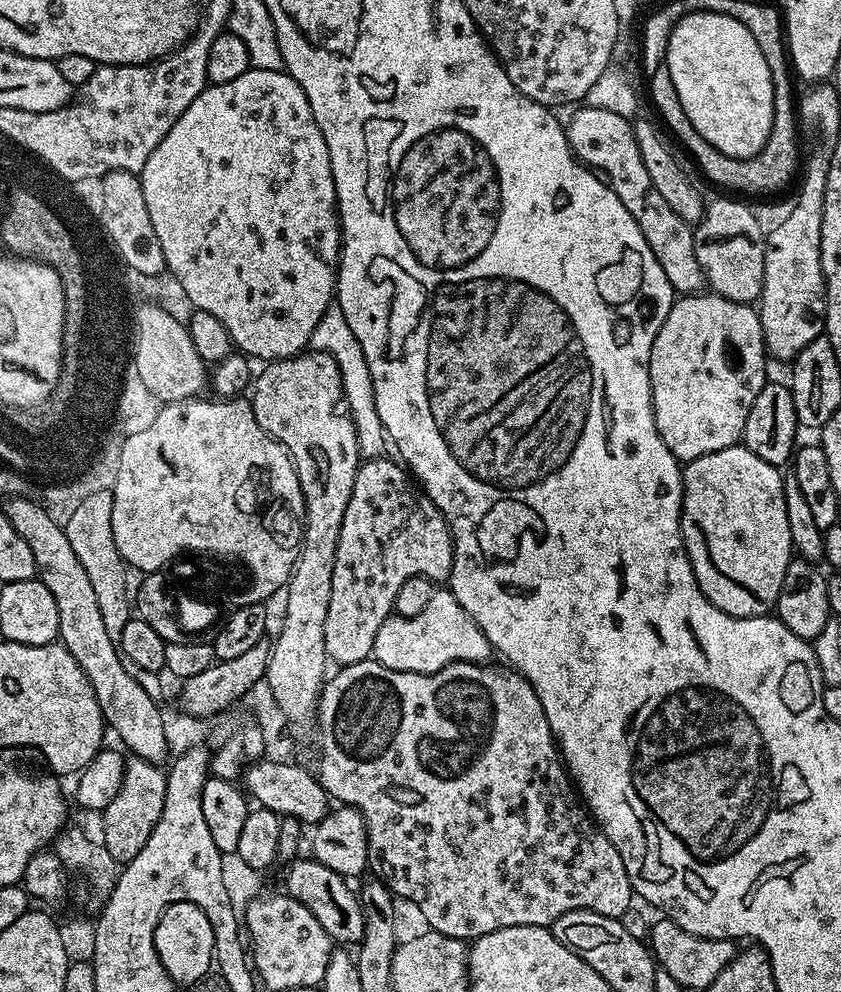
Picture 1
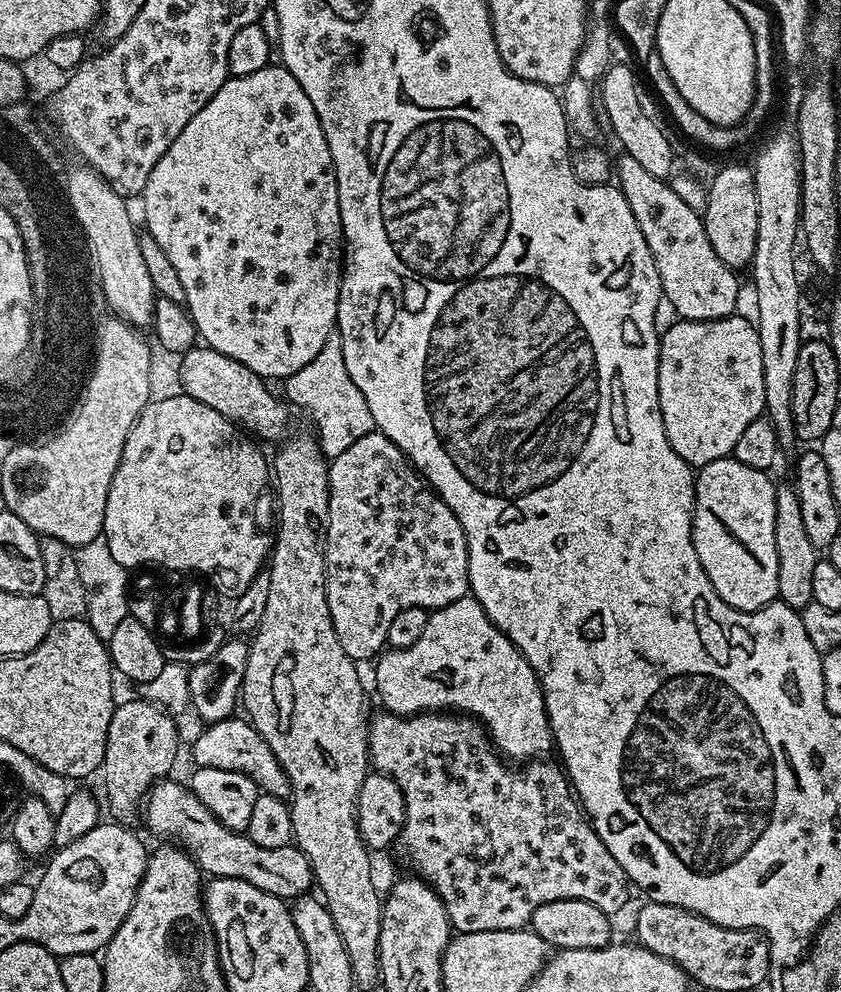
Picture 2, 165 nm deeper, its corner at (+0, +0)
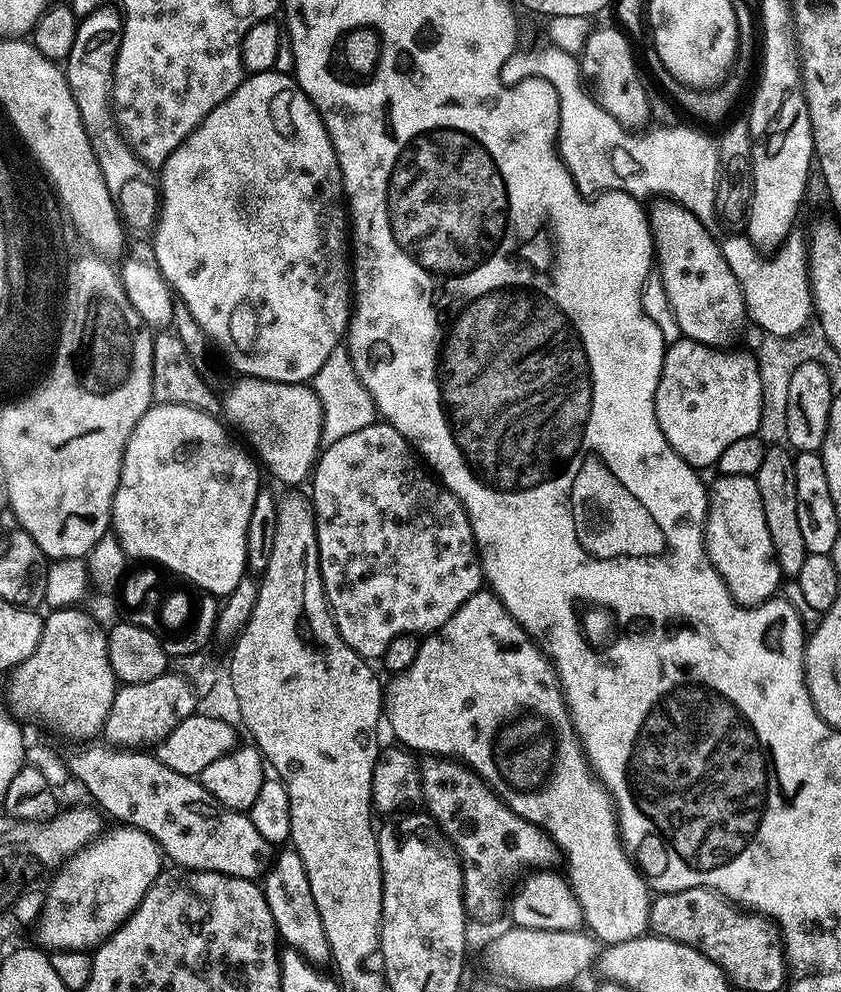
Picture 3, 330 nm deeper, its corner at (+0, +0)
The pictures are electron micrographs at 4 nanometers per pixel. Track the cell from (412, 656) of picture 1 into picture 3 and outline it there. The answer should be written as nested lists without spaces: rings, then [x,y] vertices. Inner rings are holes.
[[[481,590],[473,594],[466,602],[462,602],[462,606],[458,606],[456,613],[442,627],[437,628],[435,632],[425,635],[421,639],[418,658],[414,658],[414,662],[410,662],[410,666],[406,671],[395,673],[389,680],[392,681],[386,684],[383,689],[384,707],[382,712],[386,717],[386,724],[392,727],[393,734],[401,740],[397,741],[405,749],[416,754],[437,754],[459,758],[496,790],[496,793],[512,807],[514,814],[518,814],[522,818],[529,820],[531,824],[543,828],[555,841],[559,851],[563,855],[564,852],[568,855],[566,879],[572,885],[574,894],[582,906],[587,931],[597,941],[603,942],[605,945],[617,944],[618,942],[638,938],[649,931],[650,889],[648,881],[641,876],[639,868],[633,863],[629,853],[624,850],[620,830],[616,822],[616,810],[612,803],[612,797],[608,795],[604,785],[594,778],[592,769],[588,767],[588,757],[585,756],[584,749],[580,747],[580,739],[577,738],[572,725],[572,716],[568,713],[568,705],[565,704],[564,694],[560,690],[560,681],[556,678],[556,669],[552,667],[548,657],[533,644],[524,627],[509,614],[506,606],[499,600],[495,592]]]

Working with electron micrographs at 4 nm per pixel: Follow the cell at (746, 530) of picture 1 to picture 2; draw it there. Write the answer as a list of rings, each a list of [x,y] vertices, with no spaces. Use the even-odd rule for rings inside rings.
[[[731,455],[703,465],[694,476],[694,550],[714,590],[739,612],[756,612],[778,597],[778,550],[774,542],[777,485],[770,477],[754,466],[742,466]]]

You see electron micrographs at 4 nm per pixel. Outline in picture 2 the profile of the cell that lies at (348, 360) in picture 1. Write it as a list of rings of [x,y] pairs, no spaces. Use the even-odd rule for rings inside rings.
[[[329,340],[318,355],[302,370],[285,377],[283,381],[285,399],[291,404],[301,404],[312,416],[317,428],[316,434],[321,451],[332,459],[342,454],[348,446],[375,429],[373,415],[366,403],[365,395],[354,384],[346,369],[345,358],[338,342]]]

